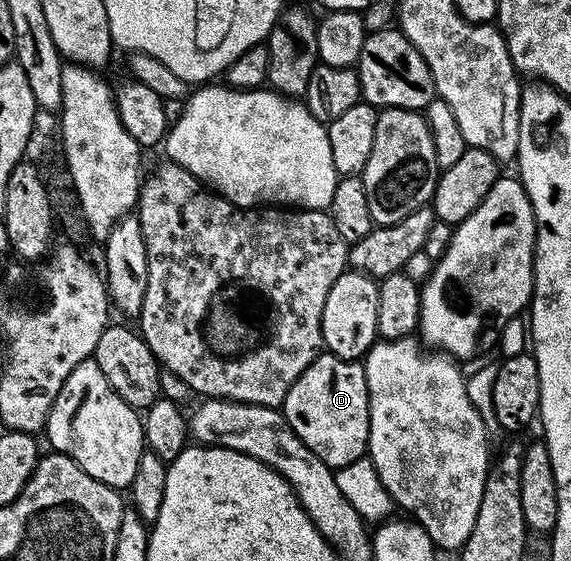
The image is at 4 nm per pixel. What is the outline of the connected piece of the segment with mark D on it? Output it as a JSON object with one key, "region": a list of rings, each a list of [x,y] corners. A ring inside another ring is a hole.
{"region":[[[321,353],[309,369],[293,381],[289,393],[283,398],[281,410],[293,433],[297,433],[297,437],[301,437],[307,448],[321,457],[327,467],[342,469],[368,454],[369,393],[362,362]]]}

